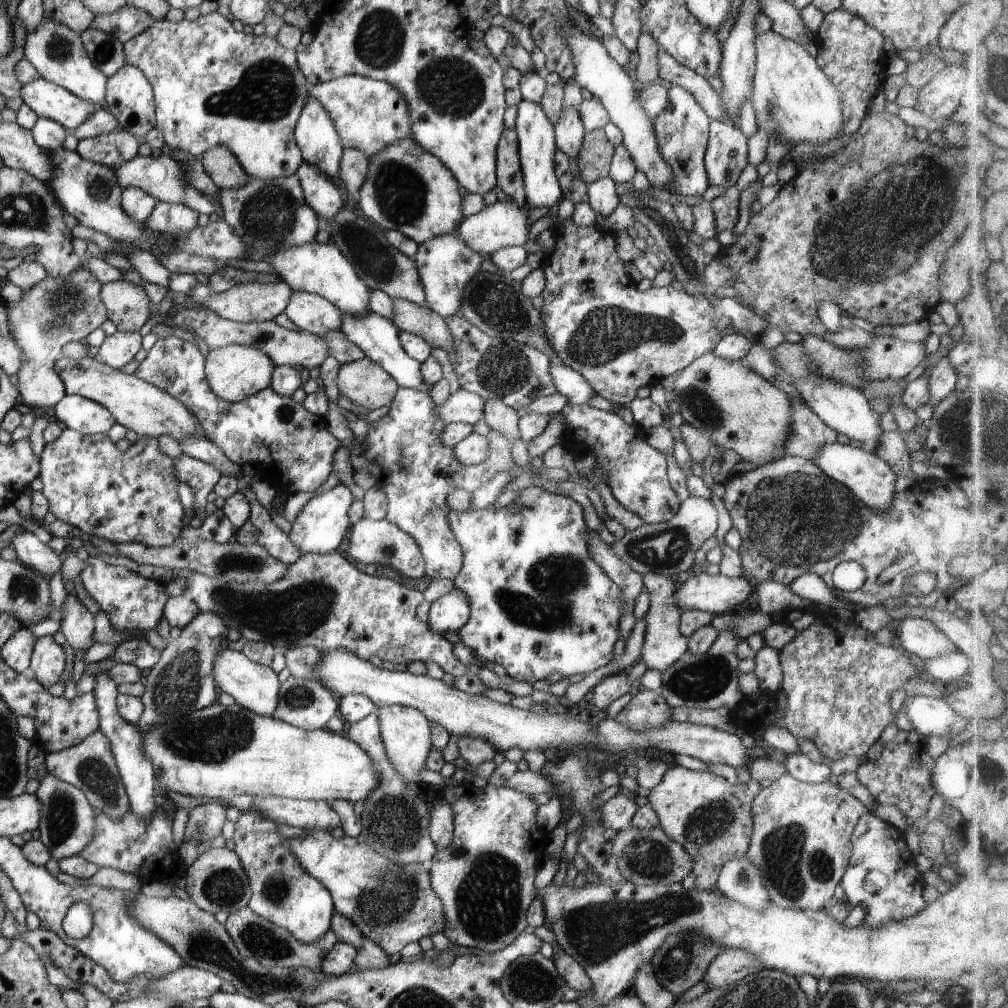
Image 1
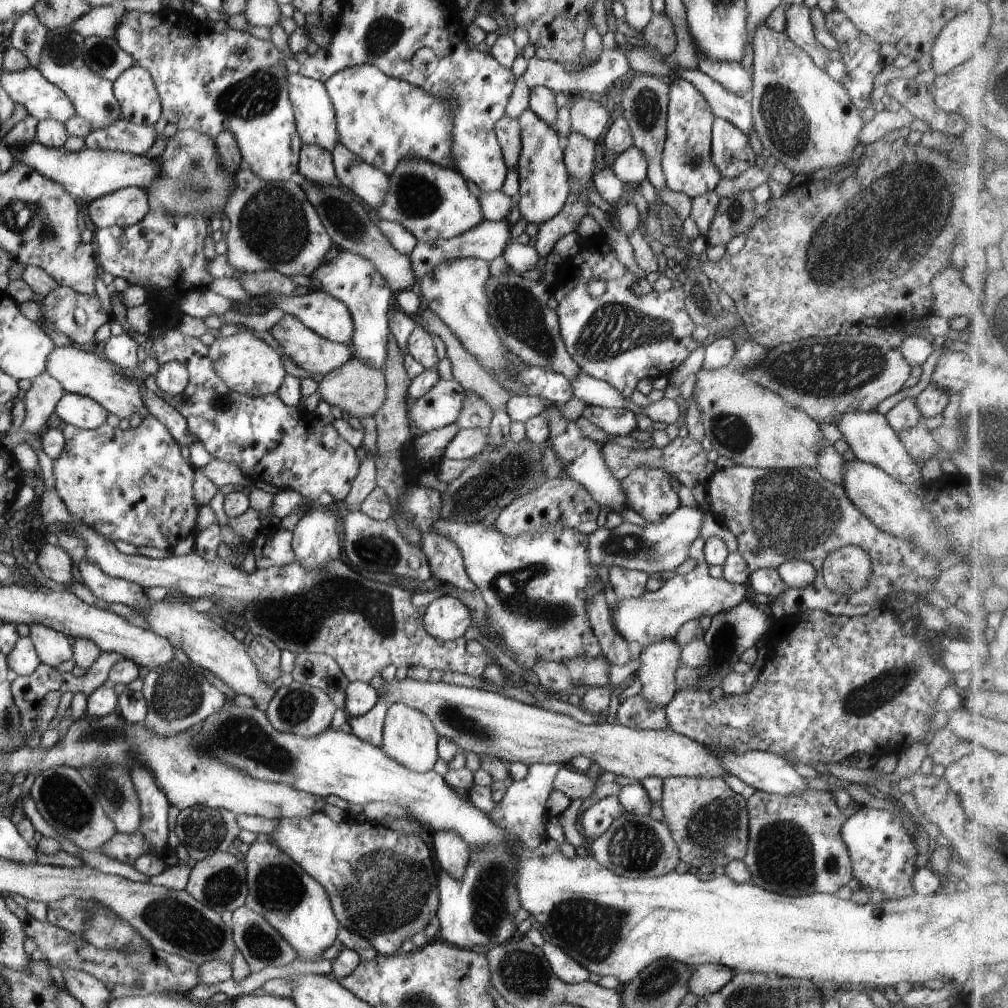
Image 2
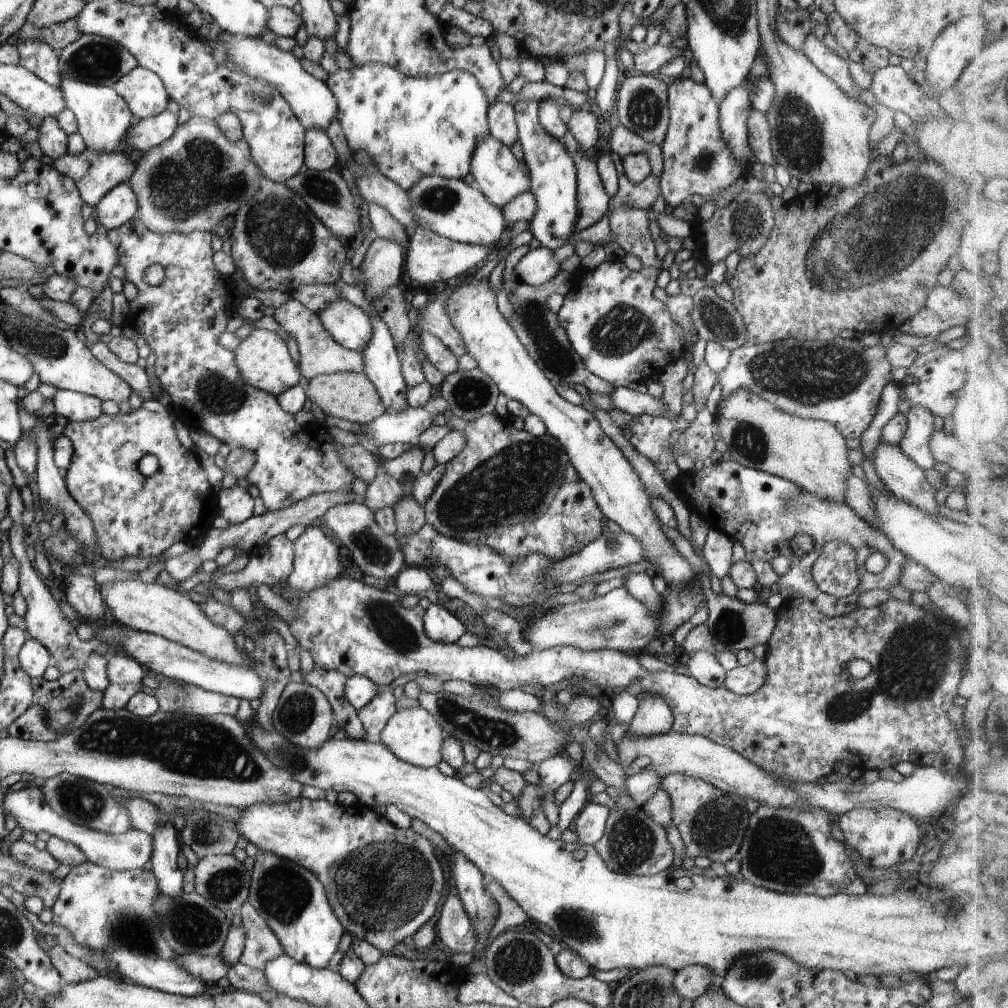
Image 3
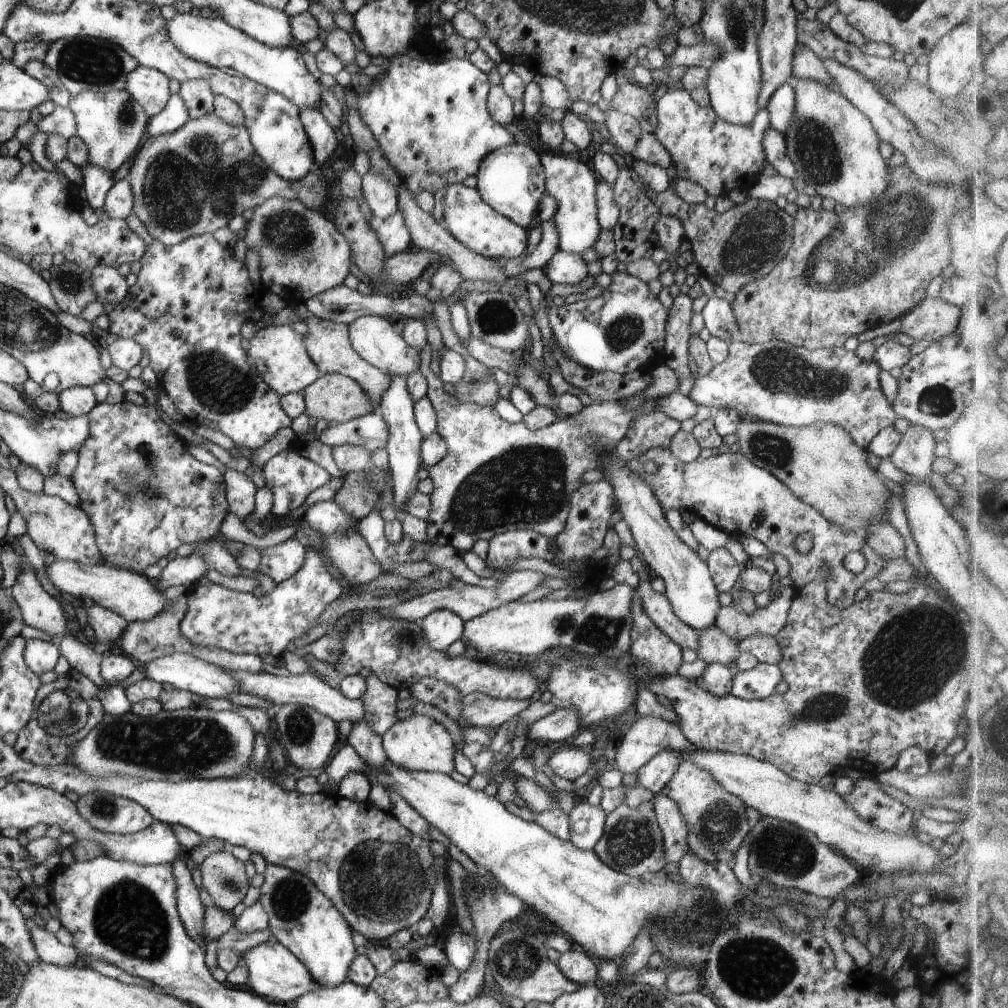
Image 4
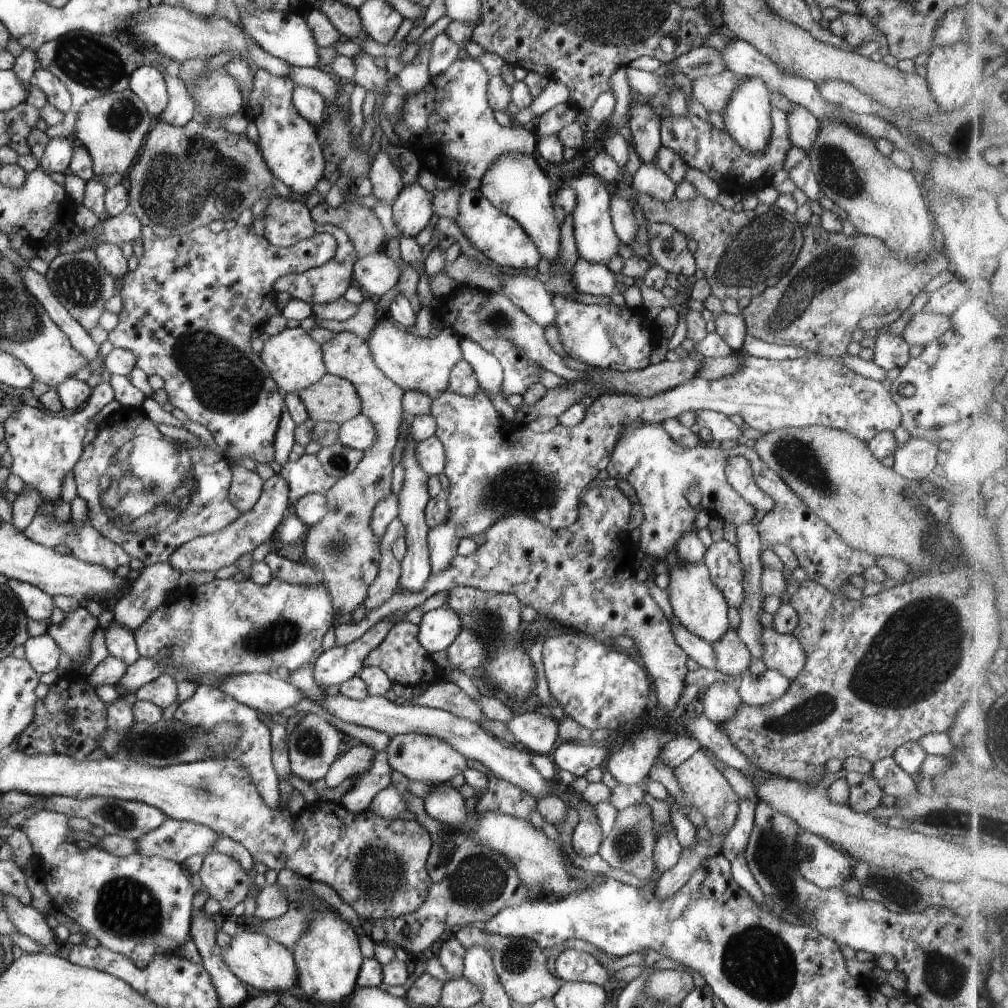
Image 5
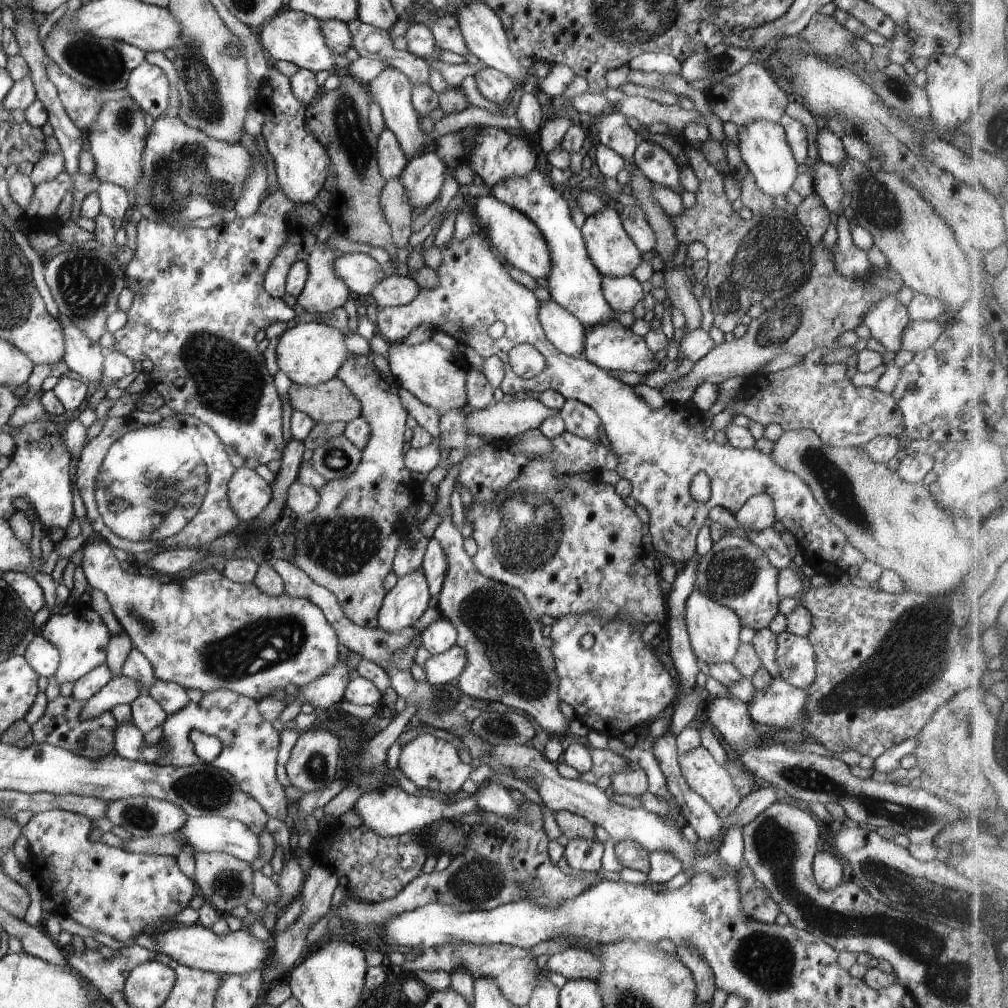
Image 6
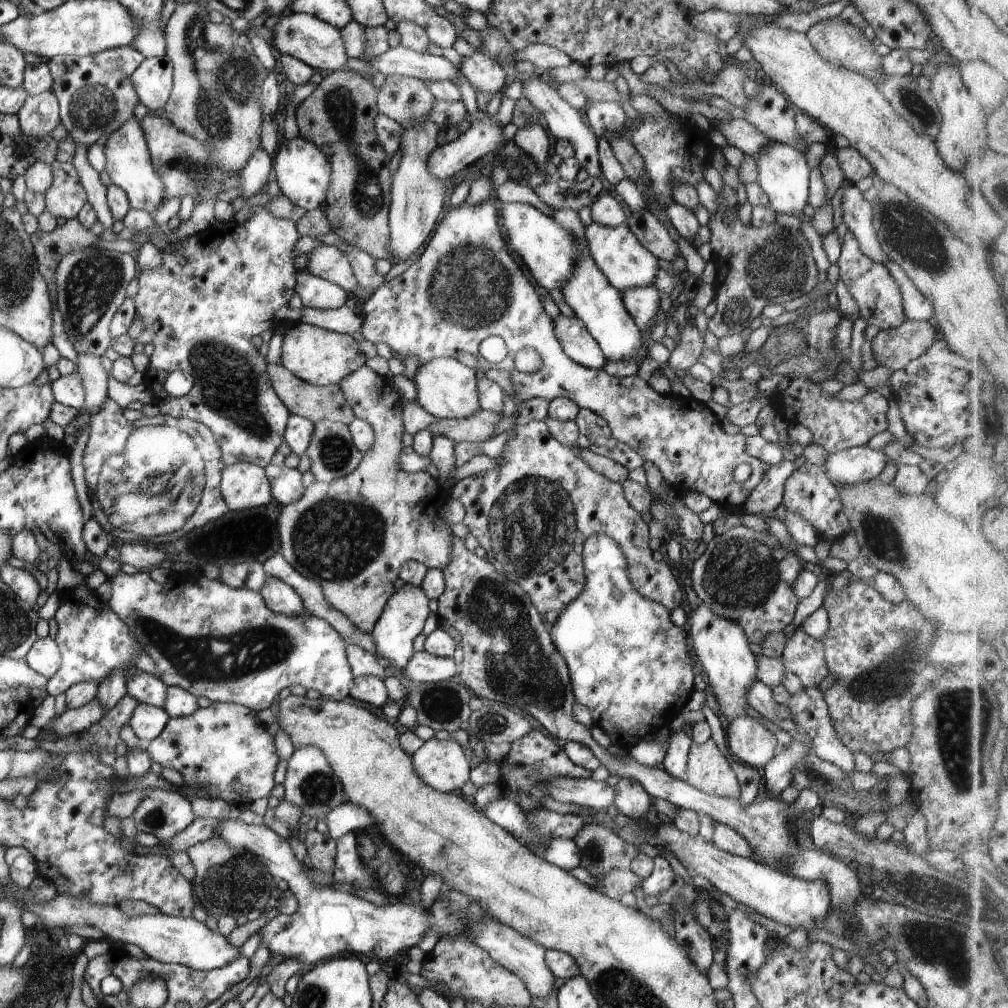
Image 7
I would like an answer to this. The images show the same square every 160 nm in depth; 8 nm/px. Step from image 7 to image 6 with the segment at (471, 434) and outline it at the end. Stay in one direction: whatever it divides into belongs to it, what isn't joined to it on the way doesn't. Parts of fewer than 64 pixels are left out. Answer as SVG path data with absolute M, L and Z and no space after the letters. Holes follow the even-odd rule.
M536 396L515 397L495 401L492 406L474 411L465 421L469 431L494 441L511 440L526 430L539 428L559 410L544 406Z

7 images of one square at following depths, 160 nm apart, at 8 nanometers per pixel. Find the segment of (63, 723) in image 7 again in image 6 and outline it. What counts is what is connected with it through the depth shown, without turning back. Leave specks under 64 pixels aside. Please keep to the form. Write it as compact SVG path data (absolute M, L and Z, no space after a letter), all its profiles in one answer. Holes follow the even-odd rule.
M124 675L112 677L102 690L86 701L81 717L83 719L96 718L104 711L110 711L116 704L130 704L140 695L141 686L138 681Z

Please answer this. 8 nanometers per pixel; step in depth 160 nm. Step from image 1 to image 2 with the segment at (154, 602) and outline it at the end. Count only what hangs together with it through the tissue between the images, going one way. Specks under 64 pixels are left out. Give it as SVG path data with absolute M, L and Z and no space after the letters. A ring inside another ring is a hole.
M82 558L78 562L81 584L84 584L96 598L102 598L108 603L122 603L130 608L144 610L148 606L148 596L144 587L107 575L94 562Z

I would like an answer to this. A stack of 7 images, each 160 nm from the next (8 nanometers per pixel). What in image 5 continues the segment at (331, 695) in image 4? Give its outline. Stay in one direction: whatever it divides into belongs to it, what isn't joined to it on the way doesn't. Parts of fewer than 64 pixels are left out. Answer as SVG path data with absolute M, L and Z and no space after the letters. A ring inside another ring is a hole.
M340 692L333 696L326 694L323 696L322 700L316 701L315 703L318 704L320 708L324 708L328 714L332 714L334 718L342 720L342 722L356 724L356 726L366 726L366 728L369 728L372 731L380 731L389 734L390 736L401 735L404 733L418 733L423 735L432 735L433 737L444 739L450 746L453 746L457 751L460 751L462 756L470 758L470 760L474 759L476 762L481 762L497 777L506 779L510 784L529 792L536 798L543 797L544 795L550 793L556 793L560 798L566 795L569 798L568 807L574 807L576 810L578 810L580 807L583 807L584 803L586 803L589 807L592 807L593 810L595 810L595 806L591 806L588 802L586 802L582 798L581 794L577 793L574 789L564 786L557 778L553 780L546 780L544 776L538 773L538 770L536 770L536 768L534 768L534 766L532 766L530 763L530 759L533 755L532 752L529 752L521 746L507 744L495 737L494 734L485 731L480 724L454 716L448 711L435 709L424 705L417 705L414 703L404 703L403 705L398 705L388 701L386 697L381 697L378 695L366 695L366 698L356 700L348 698Z

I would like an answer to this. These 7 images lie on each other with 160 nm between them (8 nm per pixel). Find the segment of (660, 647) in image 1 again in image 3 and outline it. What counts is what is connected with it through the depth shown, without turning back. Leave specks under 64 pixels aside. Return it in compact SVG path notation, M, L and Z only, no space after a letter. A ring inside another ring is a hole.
M646 693L639 700L639 707L634 718L628 723L627 732L635 735L657 735L672 731L673 714L658 693Z

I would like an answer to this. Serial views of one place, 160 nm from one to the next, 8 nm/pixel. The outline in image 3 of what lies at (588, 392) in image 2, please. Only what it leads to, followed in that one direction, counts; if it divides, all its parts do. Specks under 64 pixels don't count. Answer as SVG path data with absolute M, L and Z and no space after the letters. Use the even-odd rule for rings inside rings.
M614 387L607 397L611 400L616 409L638 415L663 416L665 404L661 399L656 399L648 393L639 393L628 387Z

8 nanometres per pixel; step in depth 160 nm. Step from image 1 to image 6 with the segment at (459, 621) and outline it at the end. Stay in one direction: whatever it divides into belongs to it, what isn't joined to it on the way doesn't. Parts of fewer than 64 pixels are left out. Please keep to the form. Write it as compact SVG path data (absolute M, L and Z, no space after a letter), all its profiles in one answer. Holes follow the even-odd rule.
M439 614L434 622L420 632L421 646L430 654L437 655L446 652L457 644L457 630L450 620Z

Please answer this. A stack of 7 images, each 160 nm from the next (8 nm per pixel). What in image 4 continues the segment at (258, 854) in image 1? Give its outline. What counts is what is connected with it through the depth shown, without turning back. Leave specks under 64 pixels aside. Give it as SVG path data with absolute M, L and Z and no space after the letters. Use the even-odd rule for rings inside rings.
M267 864L263 875L259 901L269 916L273 940L294 953L322 987L340 986L347 980L349 966L357 955L350 925L307 876L275 864Z

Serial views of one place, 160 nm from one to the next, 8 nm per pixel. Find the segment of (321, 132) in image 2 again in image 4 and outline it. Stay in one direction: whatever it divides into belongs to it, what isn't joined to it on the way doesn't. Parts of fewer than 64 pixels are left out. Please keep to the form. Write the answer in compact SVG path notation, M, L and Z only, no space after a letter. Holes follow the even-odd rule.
M198 11L177 13L166 24L173 43L190 58L216 68L234 68L245 76L270 90L282 94L299 109L319 110L323 100L322 84L304 65L302 53L293 47L274 47L260 42L222 19L202 17Z

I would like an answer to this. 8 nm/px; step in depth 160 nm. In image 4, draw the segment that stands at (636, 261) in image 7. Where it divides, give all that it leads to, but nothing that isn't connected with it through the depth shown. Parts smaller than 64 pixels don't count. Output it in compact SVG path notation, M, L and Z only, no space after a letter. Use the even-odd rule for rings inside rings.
M538 152L540 164L545 174L545 189L557 200L556 214L551 218L559 234L559 250L579 254L586 248L593 248L603 229L596 218L596 187L598 178L590 168L579 159L562 152Z

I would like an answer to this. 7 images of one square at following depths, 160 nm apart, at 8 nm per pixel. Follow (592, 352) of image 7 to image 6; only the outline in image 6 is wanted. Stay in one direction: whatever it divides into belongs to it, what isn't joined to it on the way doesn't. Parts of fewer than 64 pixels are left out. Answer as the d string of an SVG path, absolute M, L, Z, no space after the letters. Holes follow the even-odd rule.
M553 299L540 301L537 315L546 338L560 352L573 357L583 354L585 326L578 317Z

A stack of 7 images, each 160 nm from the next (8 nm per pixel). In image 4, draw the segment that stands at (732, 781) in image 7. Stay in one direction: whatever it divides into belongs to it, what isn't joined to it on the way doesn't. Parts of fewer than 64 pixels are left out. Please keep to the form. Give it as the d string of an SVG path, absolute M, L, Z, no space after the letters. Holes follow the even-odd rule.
M682 761L661 792L676 802L689 830L716 854L724 851L734 854L750 832L750 820L745 813L747 806L742 799L726 792L709 772L693 762Z

